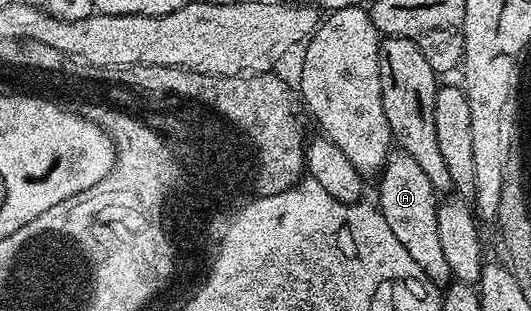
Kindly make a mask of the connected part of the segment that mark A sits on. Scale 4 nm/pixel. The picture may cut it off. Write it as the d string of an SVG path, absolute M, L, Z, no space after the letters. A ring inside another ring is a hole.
M392 152L388 161L379 171L380 214L390 224L390 232L398 236L402 248L410 252L414 264L418 264L421 275L433 284L447 283L452 278L450 264L446 264L446 256L442 252L442 243L438 237L438 191L431 186L426 172L422 172L413 156L403 152Z

